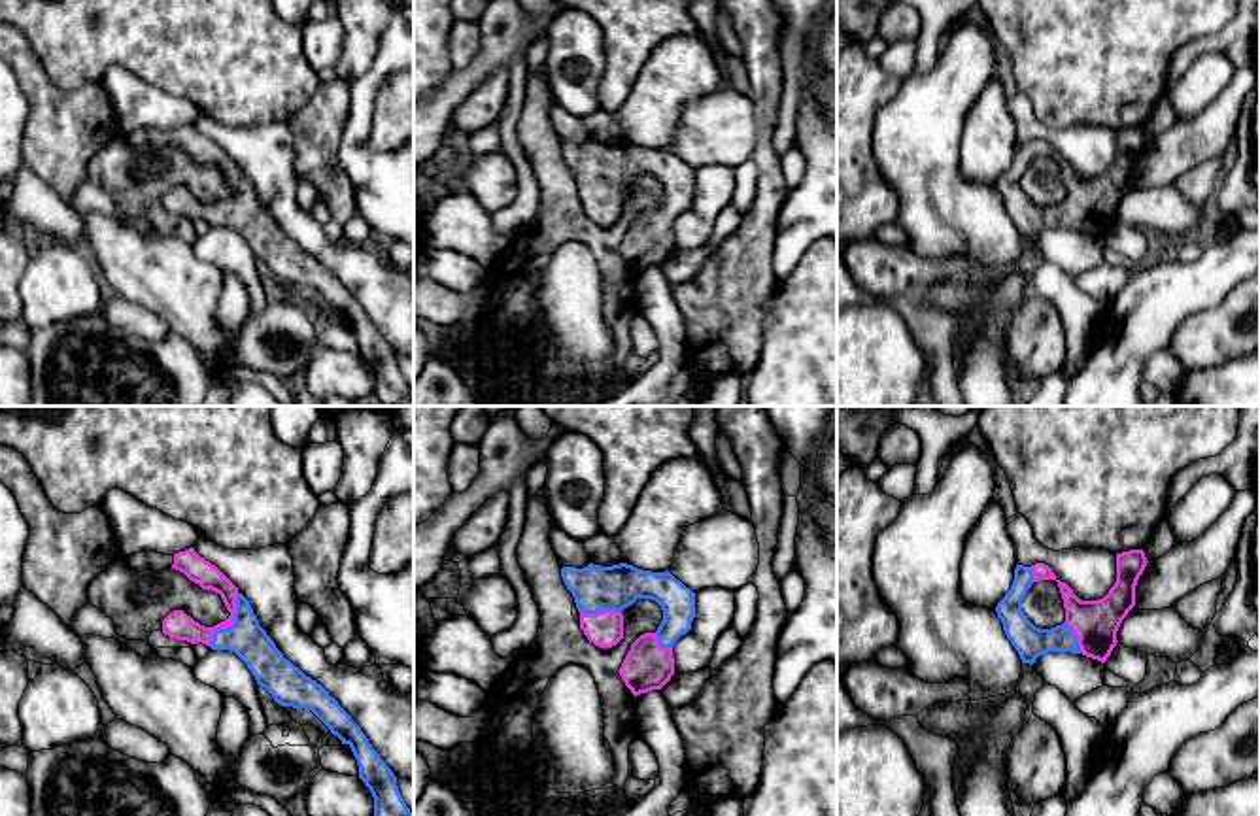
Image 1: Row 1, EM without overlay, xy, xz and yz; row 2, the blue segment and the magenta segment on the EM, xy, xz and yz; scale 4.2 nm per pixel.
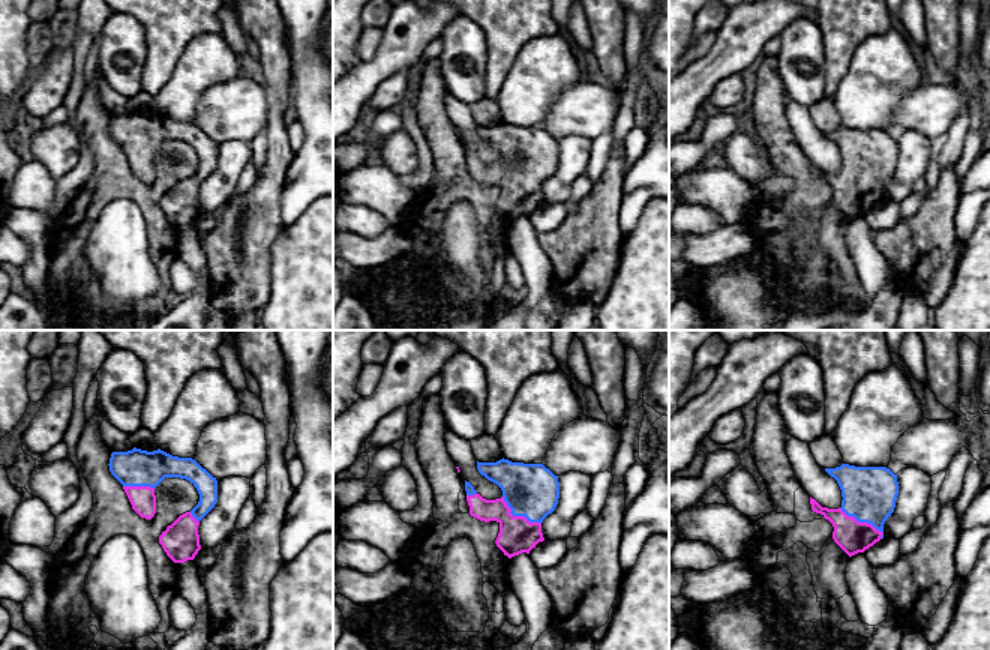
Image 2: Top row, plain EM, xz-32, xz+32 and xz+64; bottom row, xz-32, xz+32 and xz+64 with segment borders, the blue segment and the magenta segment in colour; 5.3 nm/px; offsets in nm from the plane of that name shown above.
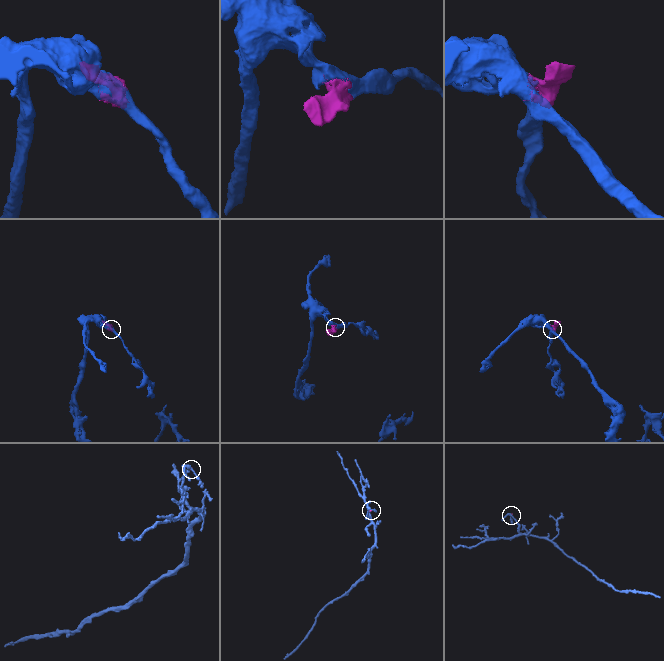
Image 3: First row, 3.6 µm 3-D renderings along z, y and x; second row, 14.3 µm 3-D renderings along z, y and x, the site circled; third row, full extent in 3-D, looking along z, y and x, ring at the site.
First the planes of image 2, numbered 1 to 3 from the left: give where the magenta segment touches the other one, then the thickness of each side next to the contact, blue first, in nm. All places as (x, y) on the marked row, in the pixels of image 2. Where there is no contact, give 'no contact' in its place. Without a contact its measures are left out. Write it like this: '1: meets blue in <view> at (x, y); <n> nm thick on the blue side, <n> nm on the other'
1: meets blue in xz-32 at (138, 485); 200 nm thick on the blue side, 140 nm on the other
2: meets blue in xz+32 at (518, 515); 280 nm thick on the blue side, 190 nm on the other
3: meets blue in xz+64 at (863, 521); 280 nm thick on the blue side, 170 nm on the other

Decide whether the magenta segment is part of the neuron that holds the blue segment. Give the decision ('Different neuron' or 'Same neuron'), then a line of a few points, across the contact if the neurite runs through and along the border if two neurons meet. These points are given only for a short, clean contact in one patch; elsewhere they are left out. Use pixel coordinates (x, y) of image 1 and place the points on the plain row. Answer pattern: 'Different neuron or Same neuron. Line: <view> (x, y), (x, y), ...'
Same neuron

